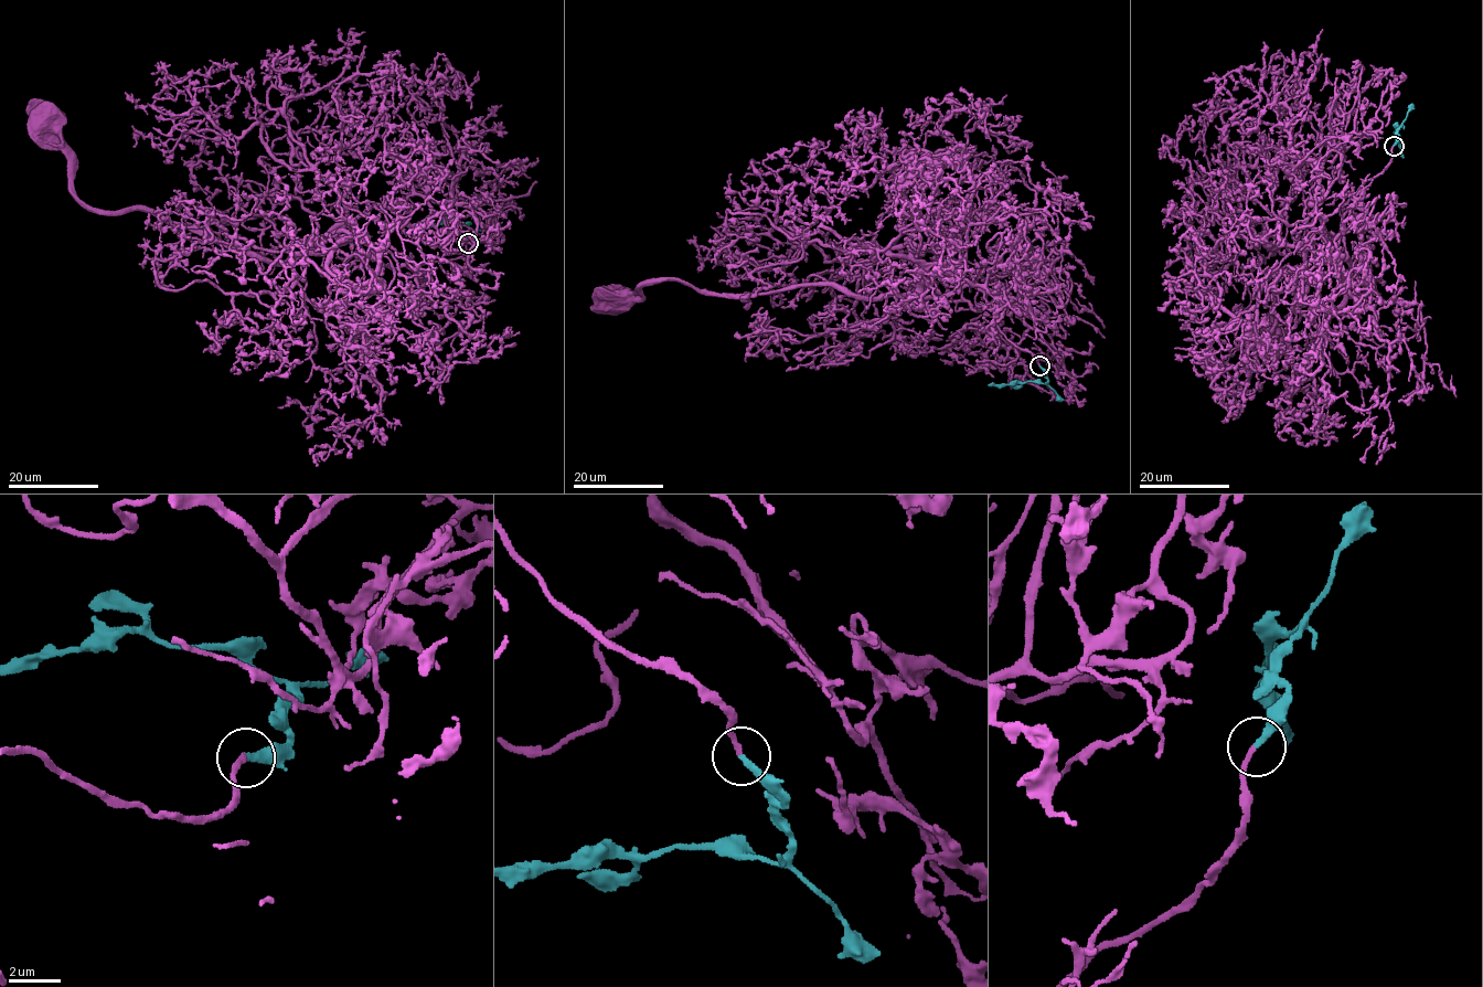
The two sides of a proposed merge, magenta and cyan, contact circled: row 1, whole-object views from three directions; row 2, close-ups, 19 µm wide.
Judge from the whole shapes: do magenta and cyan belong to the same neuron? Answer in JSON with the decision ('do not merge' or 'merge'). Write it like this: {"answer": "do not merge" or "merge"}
{"answer": "merge"}

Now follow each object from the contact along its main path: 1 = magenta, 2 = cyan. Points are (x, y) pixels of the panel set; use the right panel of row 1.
1: (1394, 146), (1384, 171), (1354, 193), (1311, 203), (1344, 296), (1313, 341), (1301, 379), (1267, 331)
2: (1394, 146), (1401, 125), (1396, 127), (1396, 138), (1403, 157)

